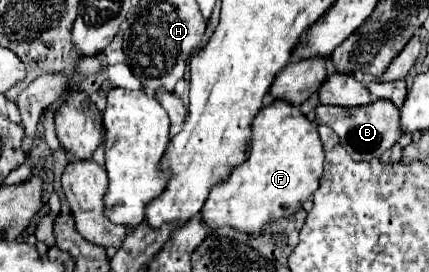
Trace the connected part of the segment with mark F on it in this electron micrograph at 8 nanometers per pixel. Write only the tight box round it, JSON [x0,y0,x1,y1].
[201,100,323,234]

